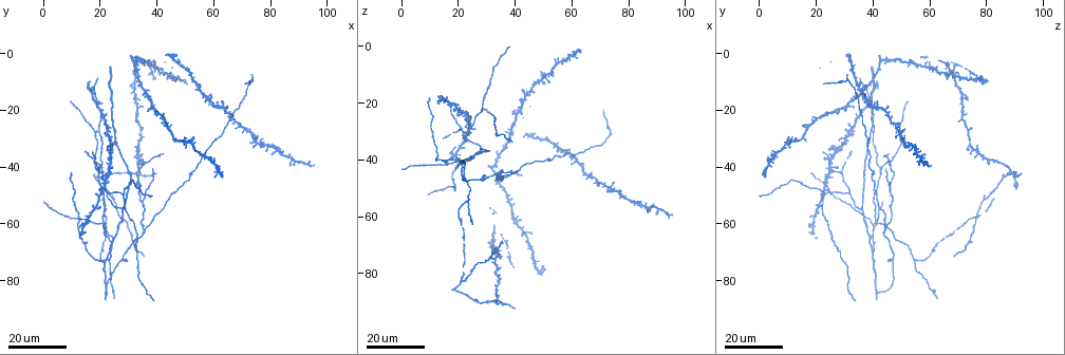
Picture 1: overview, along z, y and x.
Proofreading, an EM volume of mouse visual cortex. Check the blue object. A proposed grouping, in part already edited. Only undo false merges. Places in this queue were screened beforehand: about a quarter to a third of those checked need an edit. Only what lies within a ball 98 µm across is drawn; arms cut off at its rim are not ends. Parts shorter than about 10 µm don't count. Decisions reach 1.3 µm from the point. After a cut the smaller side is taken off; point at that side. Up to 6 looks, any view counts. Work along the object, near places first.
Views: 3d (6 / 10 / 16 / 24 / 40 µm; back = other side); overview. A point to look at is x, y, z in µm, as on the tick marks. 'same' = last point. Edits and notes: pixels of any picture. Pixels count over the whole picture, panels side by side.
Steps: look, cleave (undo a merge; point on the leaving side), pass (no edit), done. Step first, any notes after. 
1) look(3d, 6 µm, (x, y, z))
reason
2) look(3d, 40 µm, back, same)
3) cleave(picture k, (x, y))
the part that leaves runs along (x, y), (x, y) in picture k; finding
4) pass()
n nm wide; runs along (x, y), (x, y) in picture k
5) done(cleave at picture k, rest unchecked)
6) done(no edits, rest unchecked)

look(3d, 16 µm, (28, 49, 22))

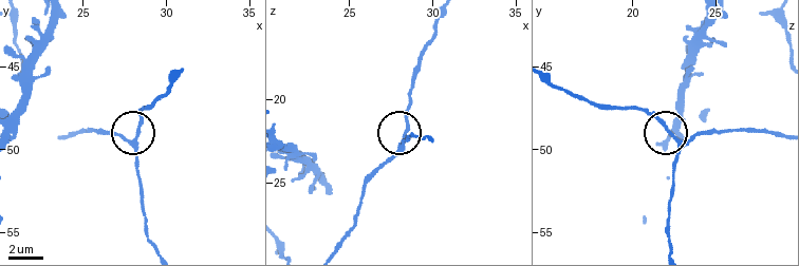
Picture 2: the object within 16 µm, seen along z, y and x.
look(3d, 6 µm, (28.0, 49.7, 22.8))

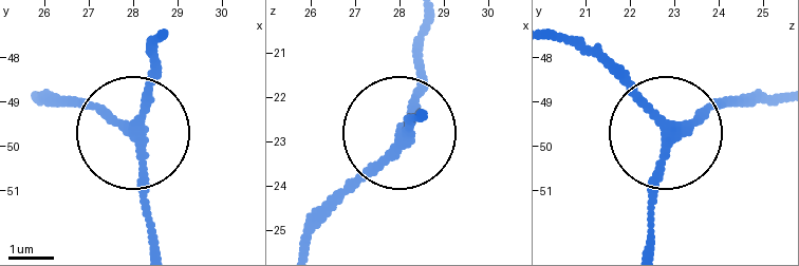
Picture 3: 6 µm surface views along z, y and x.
pass()
210 nm wide; runs along (778, 97), (732, 97), (665, 127), (577, 44) in picture 3; one neuron here

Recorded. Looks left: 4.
look(3d, 16 µm, (24, 65, 39))
two arms in line, one across

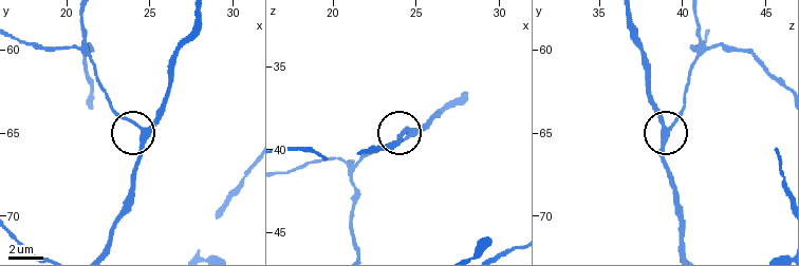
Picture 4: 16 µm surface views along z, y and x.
look(3d, 10 µm, (24.9, 65.1, 38.9))
zoom in

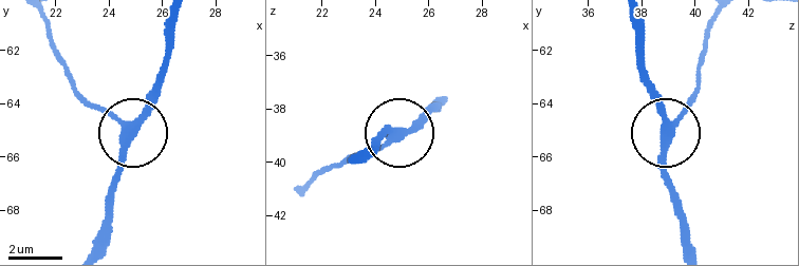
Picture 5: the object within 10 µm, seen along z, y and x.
pass()
runs along (716, 21), (698, 90), (672, 124), (648, 86) in picture 5; continuous, no second neuron

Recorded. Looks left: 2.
look(3d, 16 µm, (21, 59, 41))
four or more arms meet

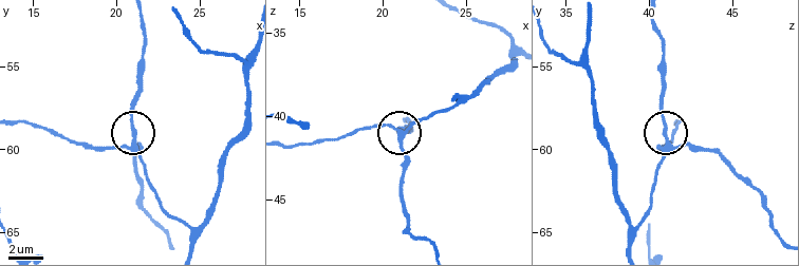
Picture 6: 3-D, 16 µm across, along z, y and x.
look(3d, 10 µm, (21.0, 59.7, 41.2))

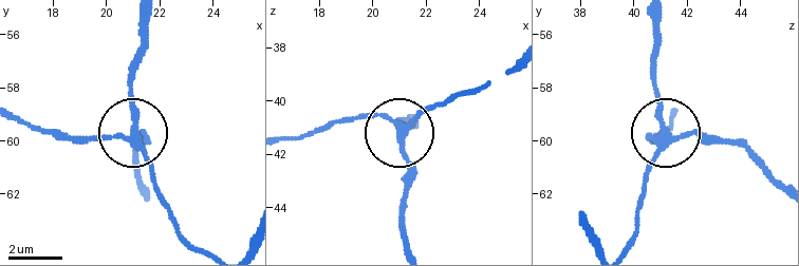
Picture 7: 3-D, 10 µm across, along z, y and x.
pass()
260 nm wide; runs along (775, 178), (741, 147), (668, 129), (652, 58) in picture 7; all the same neuron

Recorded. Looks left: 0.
done(no edits, rest unchecked)

